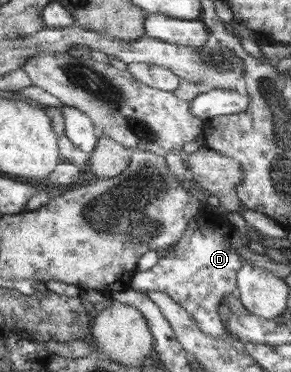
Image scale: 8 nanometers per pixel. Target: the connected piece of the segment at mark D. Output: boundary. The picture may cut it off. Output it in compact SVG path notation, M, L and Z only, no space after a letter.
M206 206L189 221L189 230L177 247L163 253L153 270L136 272L132 278L132 289L144 293L153 290L168 293L174 302L180 303L193 315L201 330L246 352L246 343L229 332L224 311L227 311L229 295L237 294L237 276L244 266L241 256L249 244L249 238L240 235L229 224L223 211Z

